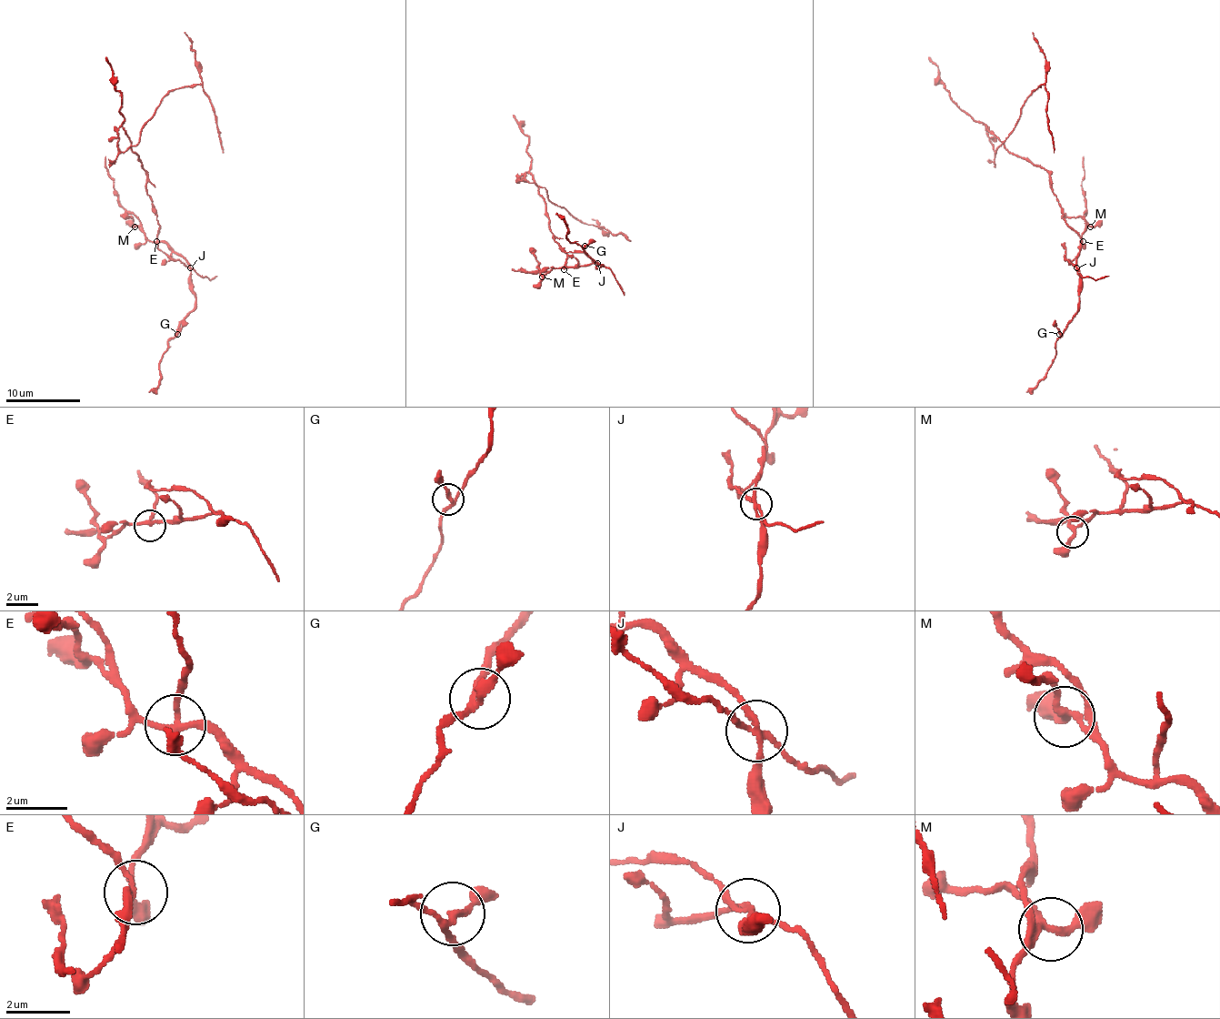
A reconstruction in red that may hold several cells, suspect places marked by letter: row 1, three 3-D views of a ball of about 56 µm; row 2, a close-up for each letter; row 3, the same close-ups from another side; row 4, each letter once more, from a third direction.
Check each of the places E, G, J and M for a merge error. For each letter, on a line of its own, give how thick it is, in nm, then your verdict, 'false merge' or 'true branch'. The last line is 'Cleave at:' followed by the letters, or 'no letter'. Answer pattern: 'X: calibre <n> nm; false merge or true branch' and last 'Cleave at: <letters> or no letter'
E: calibre 200 nm; false merge
G: calibre 200 nm; true branch
J: calibre 190 nm; false merge
M: calibre 200 nm; true branch
Cleave at: E, J

